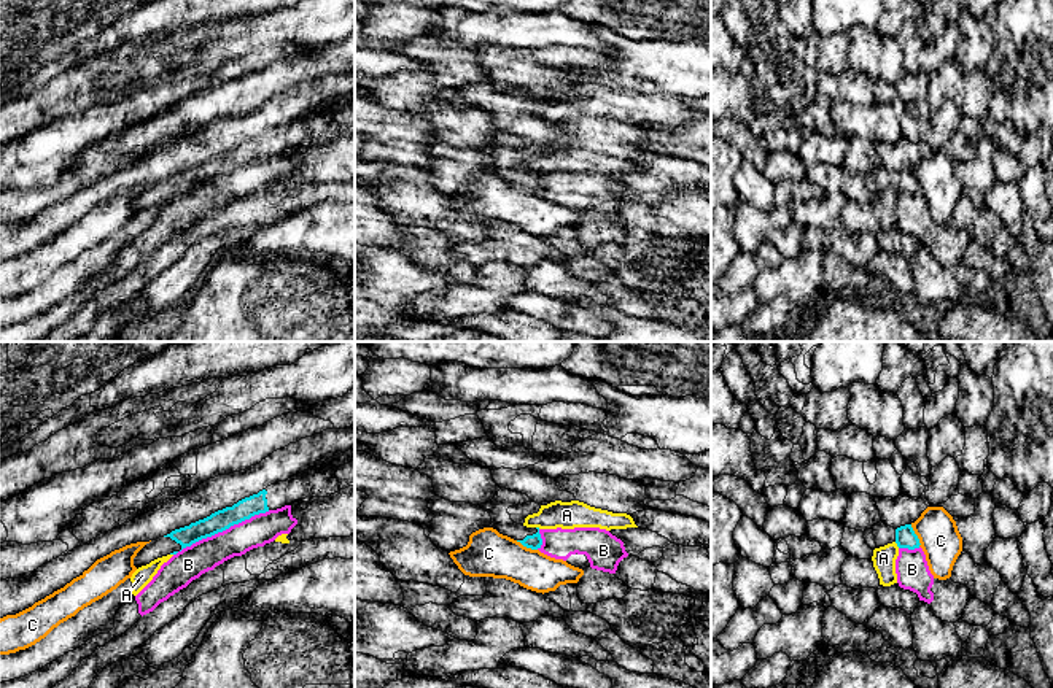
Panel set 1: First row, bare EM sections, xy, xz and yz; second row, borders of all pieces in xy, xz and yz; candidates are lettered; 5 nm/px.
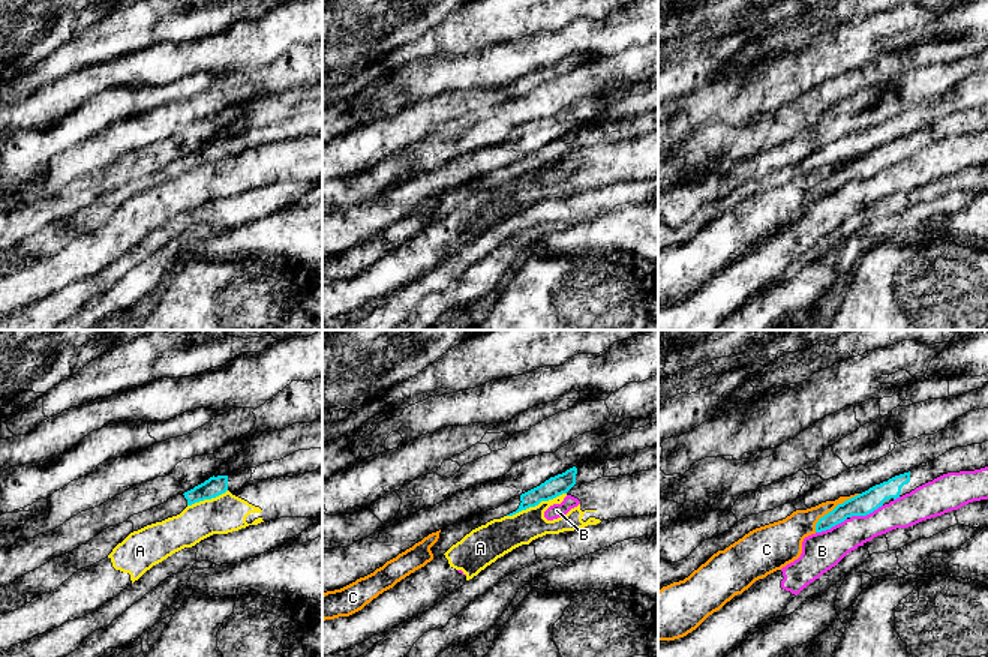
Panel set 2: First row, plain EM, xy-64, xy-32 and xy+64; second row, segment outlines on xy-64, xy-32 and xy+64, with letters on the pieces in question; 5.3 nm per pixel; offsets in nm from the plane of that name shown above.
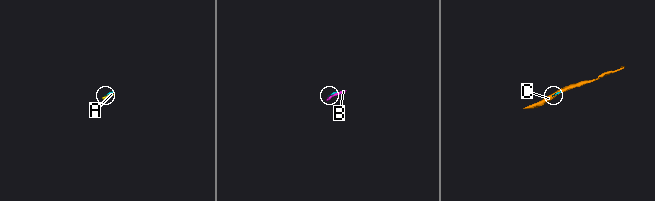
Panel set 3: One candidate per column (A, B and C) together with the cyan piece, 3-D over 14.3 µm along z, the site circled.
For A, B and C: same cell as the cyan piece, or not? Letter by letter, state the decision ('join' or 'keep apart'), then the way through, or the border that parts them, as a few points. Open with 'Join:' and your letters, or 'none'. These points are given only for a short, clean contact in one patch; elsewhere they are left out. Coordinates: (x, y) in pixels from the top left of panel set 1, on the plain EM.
Join: none
A: keep apart
B: keep apart
C: keep apart

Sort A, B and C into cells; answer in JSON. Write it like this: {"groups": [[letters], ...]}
{"groups": [["A"], ["B"], ["C"]]}

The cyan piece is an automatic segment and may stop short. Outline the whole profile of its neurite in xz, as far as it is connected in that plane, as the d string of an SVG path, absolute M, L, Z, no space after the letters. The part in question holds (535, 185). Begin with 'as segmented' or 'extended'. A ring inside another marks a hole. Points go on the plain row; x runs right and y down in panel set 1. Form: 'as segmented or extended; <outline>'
extended; M501 132L490 146L480 151L492 160L490 172L520 186L526 192L541 192L539 172L526 172L523 168L525 162L538 157L541 149L531 146L526 138Z

